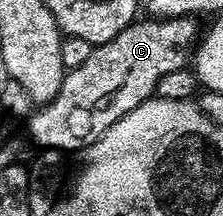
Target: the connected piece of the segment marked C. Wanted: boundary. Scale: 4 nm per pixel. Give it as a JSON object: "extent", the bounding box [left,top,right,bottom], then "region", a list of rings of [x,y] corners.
{"extent":[28,17,200,153],"region":[[[146,17],[146,20],[144,19],[130,23],[128,29],[116,33],[112,41],[104,41],[95,45],[92,54],[88,56],[88,61],[76,65],[76,69],[63,74],[60,93],[56,93],[51,103],[41,104],[28,119],[30,139],[35,143],[35,148],[69,153],[69,151],[78,150],[81,152],[91,147],[109,127],[116,125],[120,117],[132,113],[136,105],[140,105],[157,92],[158,82],[160,77],[164,77],[164,73],[173,73],[175,69],[185,67],[191,62],[192,52],[200,38],[200,27],[198,31],[197,25],[194,24],[197,22],[193,18]]]}

